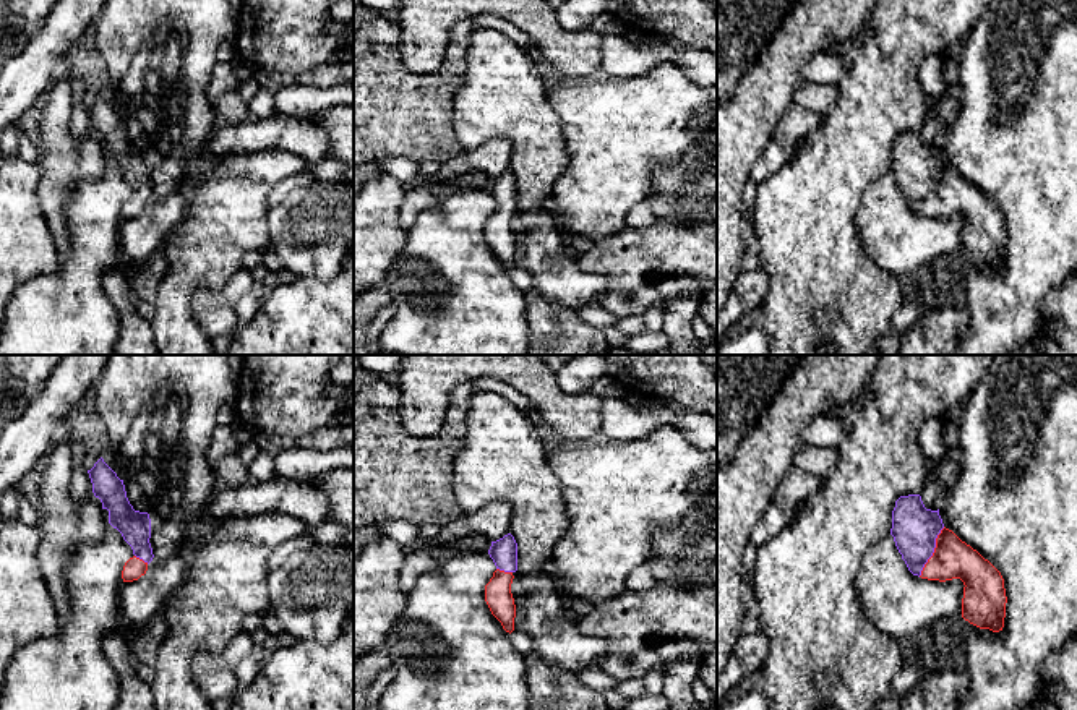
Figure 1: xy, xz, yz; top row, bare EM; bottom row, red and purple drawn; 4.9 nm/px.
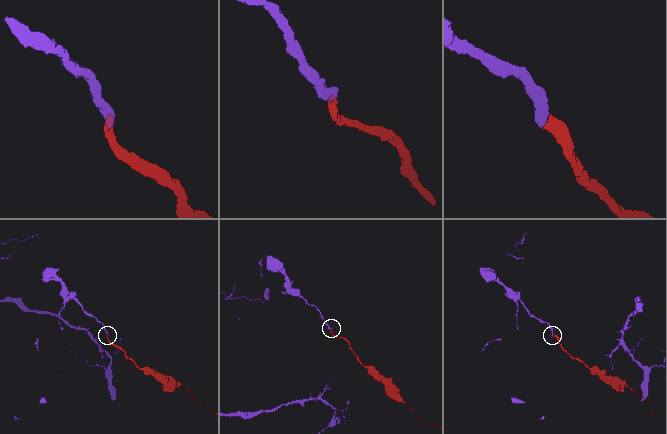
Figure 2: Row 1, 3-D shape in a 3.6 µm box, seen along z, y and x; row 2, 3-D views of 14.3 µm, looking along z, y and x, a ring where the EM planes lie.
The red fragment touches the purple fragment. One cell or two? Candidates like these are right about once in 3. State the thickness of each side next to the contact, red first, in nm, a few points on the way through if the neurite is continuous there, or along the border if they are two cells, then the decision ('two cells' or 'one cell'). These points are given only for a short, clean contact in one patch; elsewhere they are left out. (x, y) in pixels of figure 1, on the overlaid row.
200 nm thick on the red side, 220 nm on the other; runs through yz (952, 558), (935, 551), (915, 529); one cell

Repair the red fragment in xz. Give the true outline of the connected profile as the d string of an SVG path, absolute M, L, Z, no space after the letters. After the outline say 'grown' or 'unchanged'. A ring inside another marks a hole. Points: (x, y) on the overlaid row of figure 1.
M511 533L491 541L488 550L496 571L485 585L485 601L491 614L501 622L506 632L514 631L516 605L511 593L514 572L517 571L517 543Z; grown

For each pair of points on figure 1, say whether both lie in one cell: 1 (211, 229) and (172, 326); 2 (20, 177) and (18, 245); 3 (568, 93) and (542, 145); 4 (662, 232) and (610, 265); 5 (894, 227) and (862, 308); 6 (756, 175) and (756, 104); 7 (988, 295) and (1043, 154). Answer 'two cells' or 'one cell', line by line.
1: one cell
2: one cell
3: two cells
4: one cell
5: two cells
6: two cells
7: one cell

